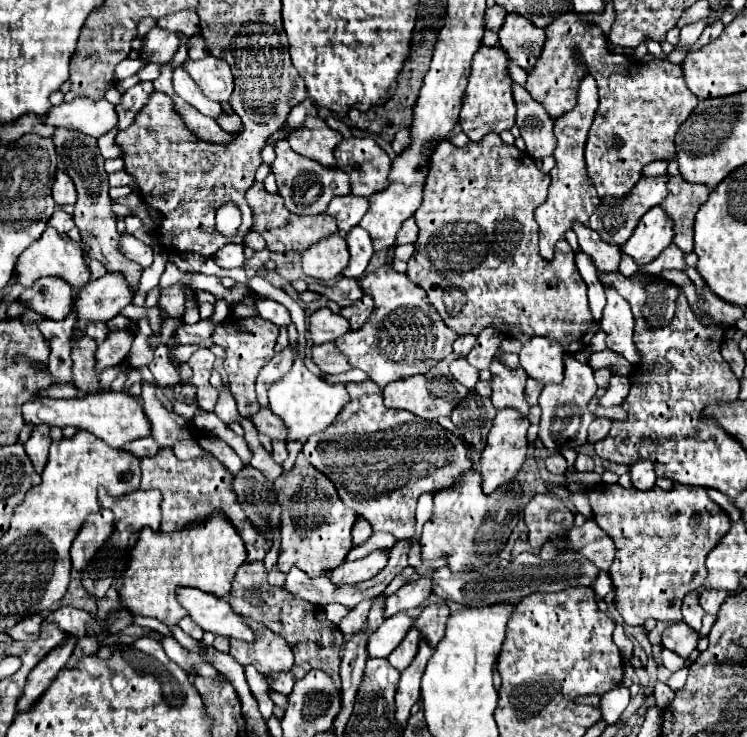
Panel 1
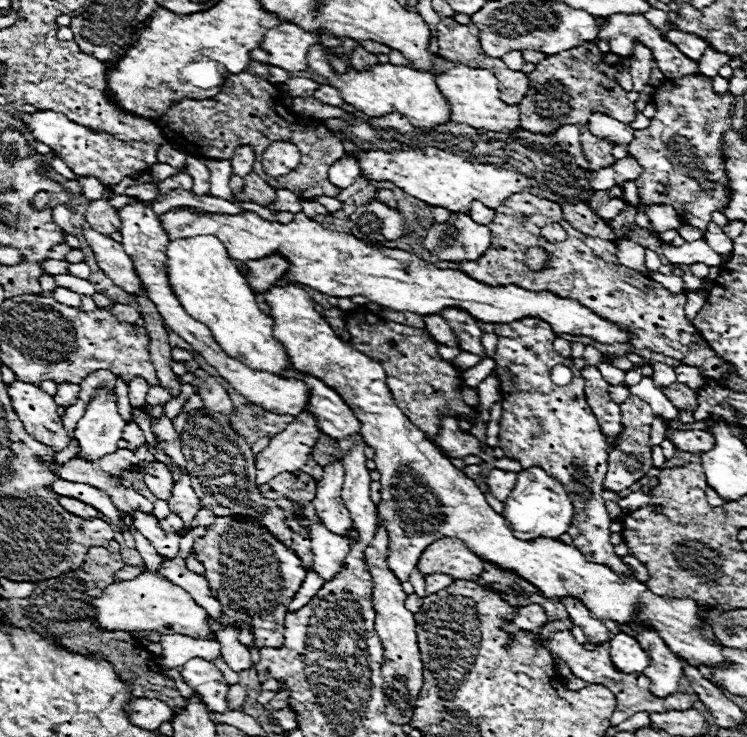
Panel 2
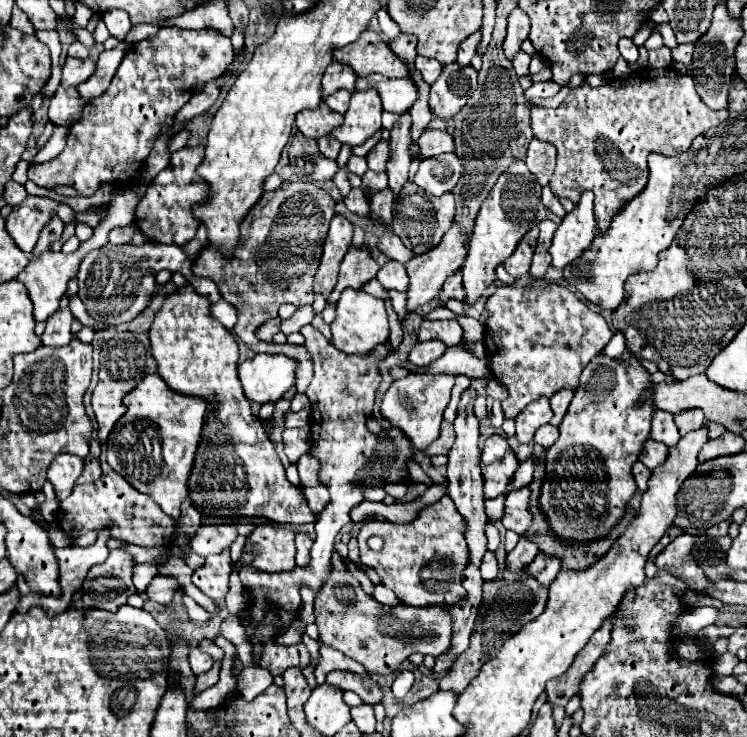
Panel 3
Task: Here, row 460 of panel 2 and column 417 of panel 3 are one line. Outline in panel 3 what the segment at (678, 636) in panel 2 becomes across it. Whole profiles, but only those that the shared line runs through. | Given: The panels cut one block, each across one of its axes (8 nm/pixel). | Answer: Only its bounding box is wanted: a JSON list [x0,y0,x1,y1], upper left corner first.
[380,374,454,450]

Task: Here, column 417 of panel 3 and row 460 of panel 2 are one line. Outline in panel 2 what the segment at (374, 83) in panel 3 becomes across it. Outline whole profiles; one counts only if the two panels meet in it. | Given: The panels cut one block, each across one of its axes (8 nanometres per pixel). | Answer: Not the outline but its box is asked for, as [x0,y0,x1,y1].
[74,390,126,462]

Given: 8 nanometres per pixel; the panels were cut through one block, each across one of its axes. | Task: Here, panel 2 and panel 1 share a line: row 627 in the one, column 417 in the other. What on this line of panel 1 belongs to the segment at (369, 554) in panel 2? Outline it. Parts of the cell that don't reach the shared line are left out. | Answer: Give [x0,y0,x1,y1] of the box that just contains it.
[384,360,470,420]

